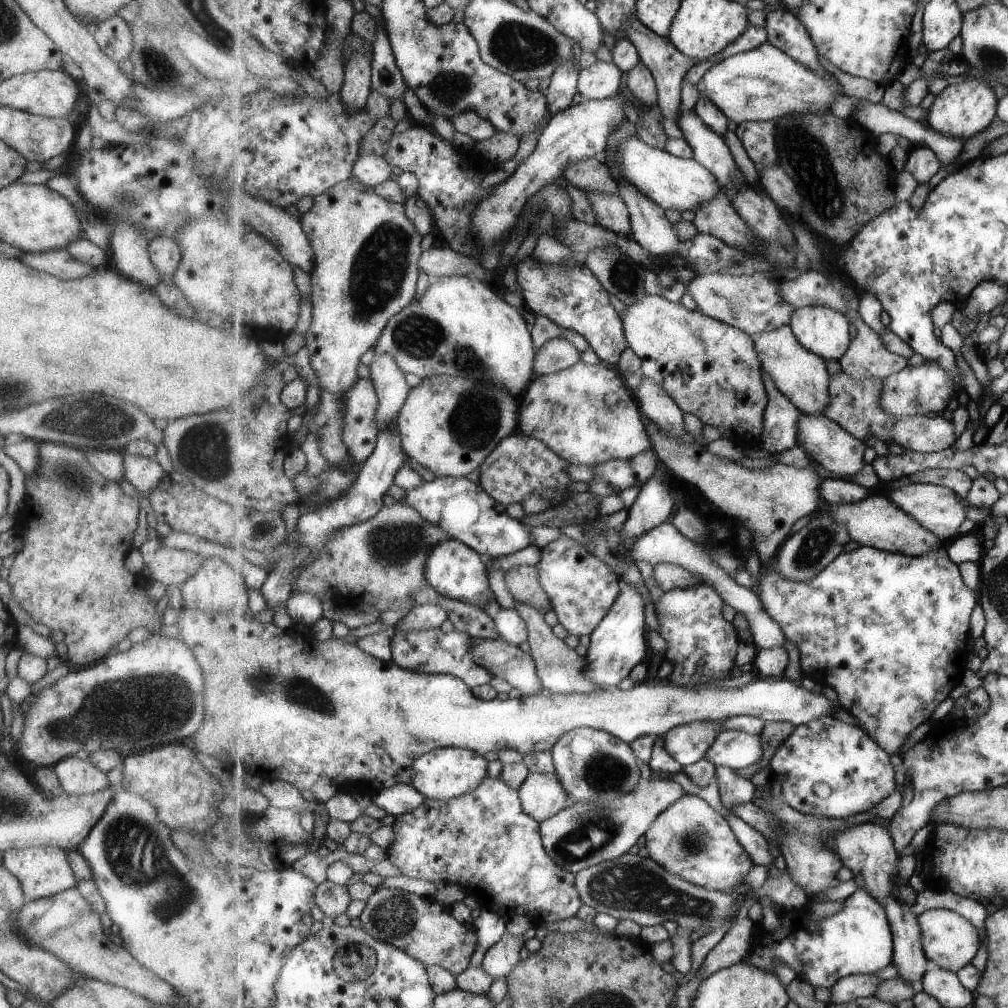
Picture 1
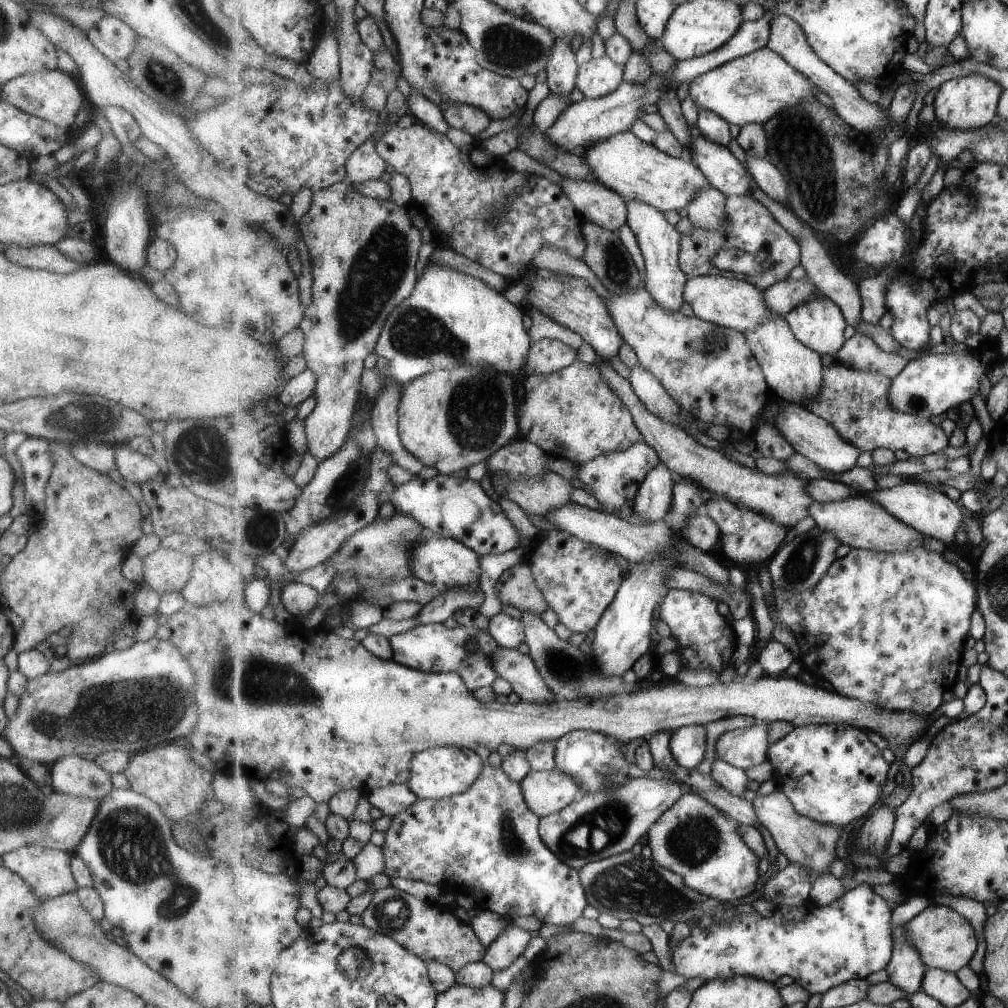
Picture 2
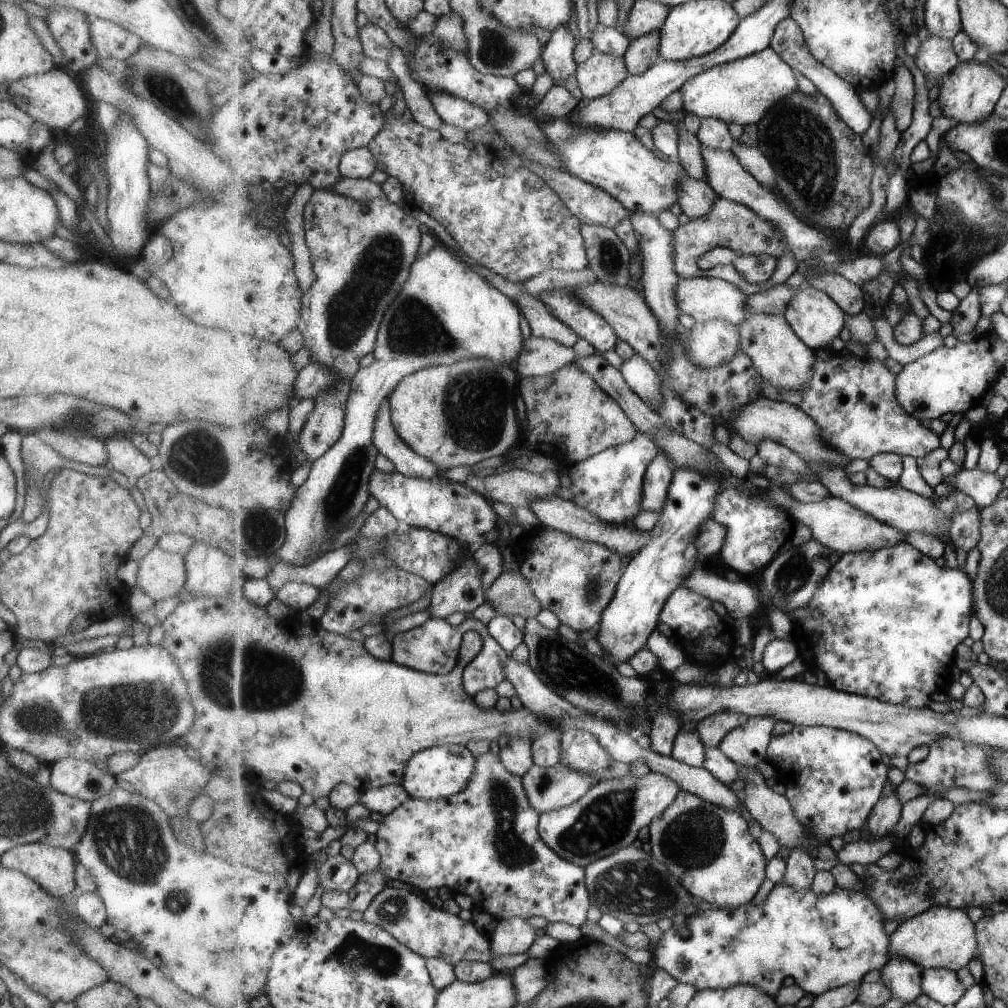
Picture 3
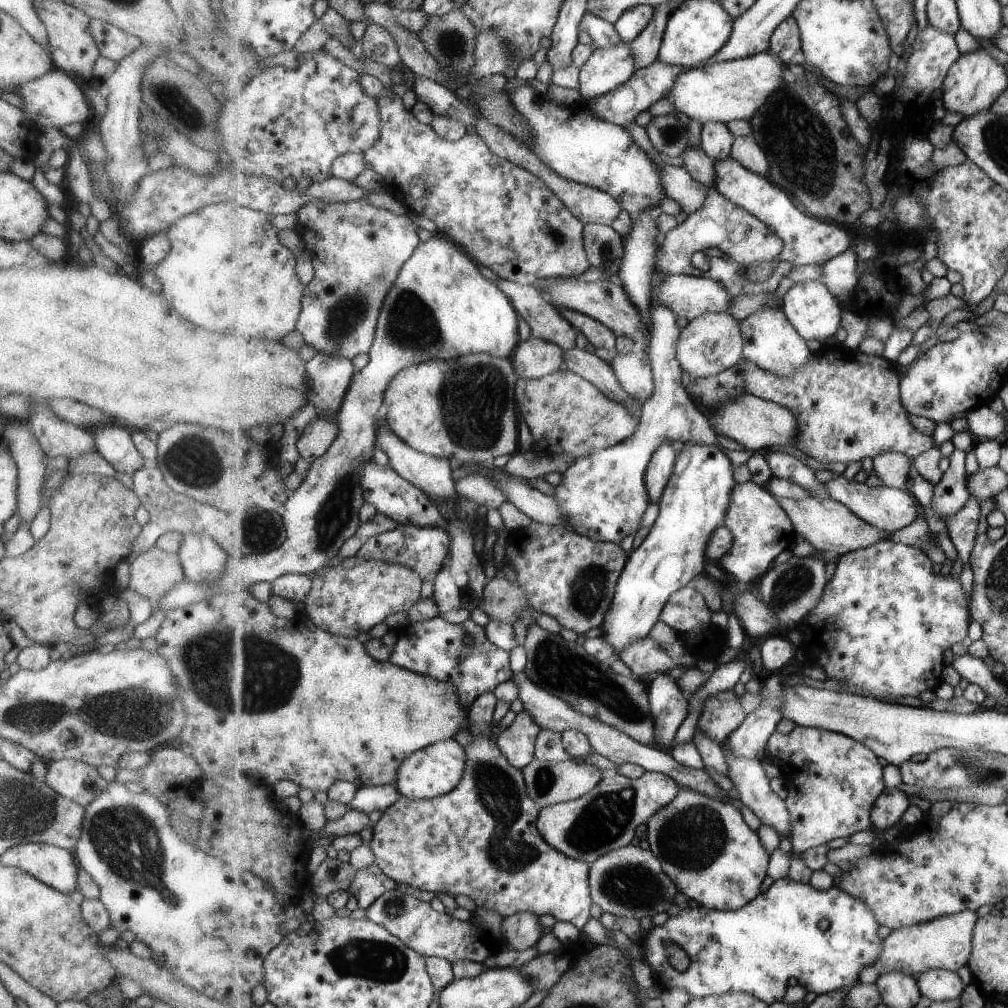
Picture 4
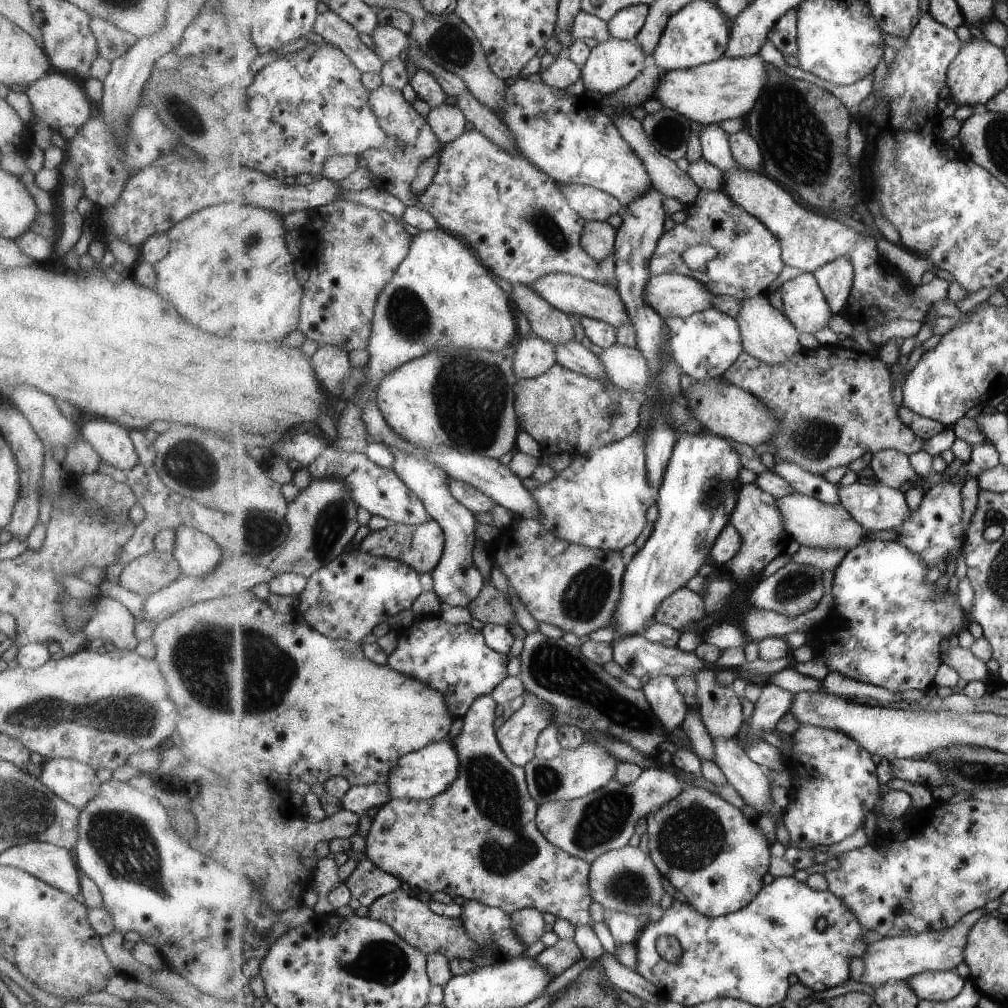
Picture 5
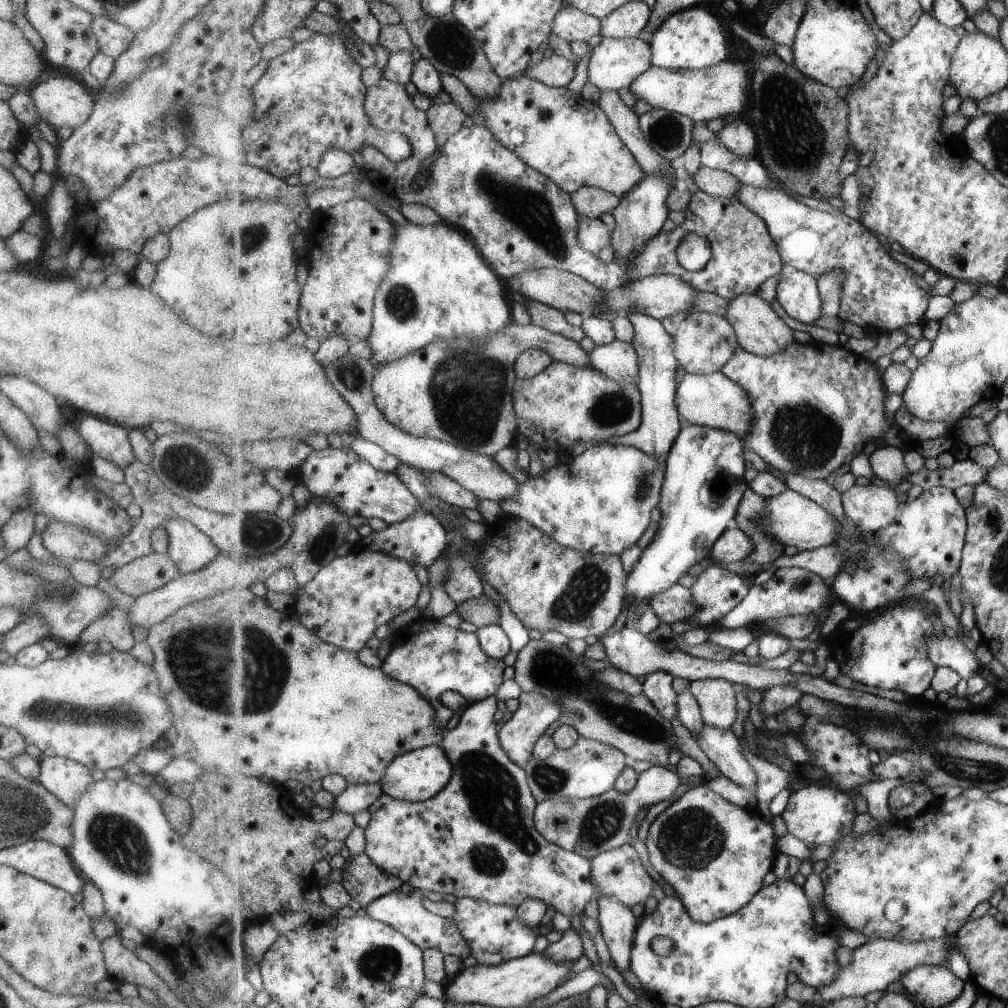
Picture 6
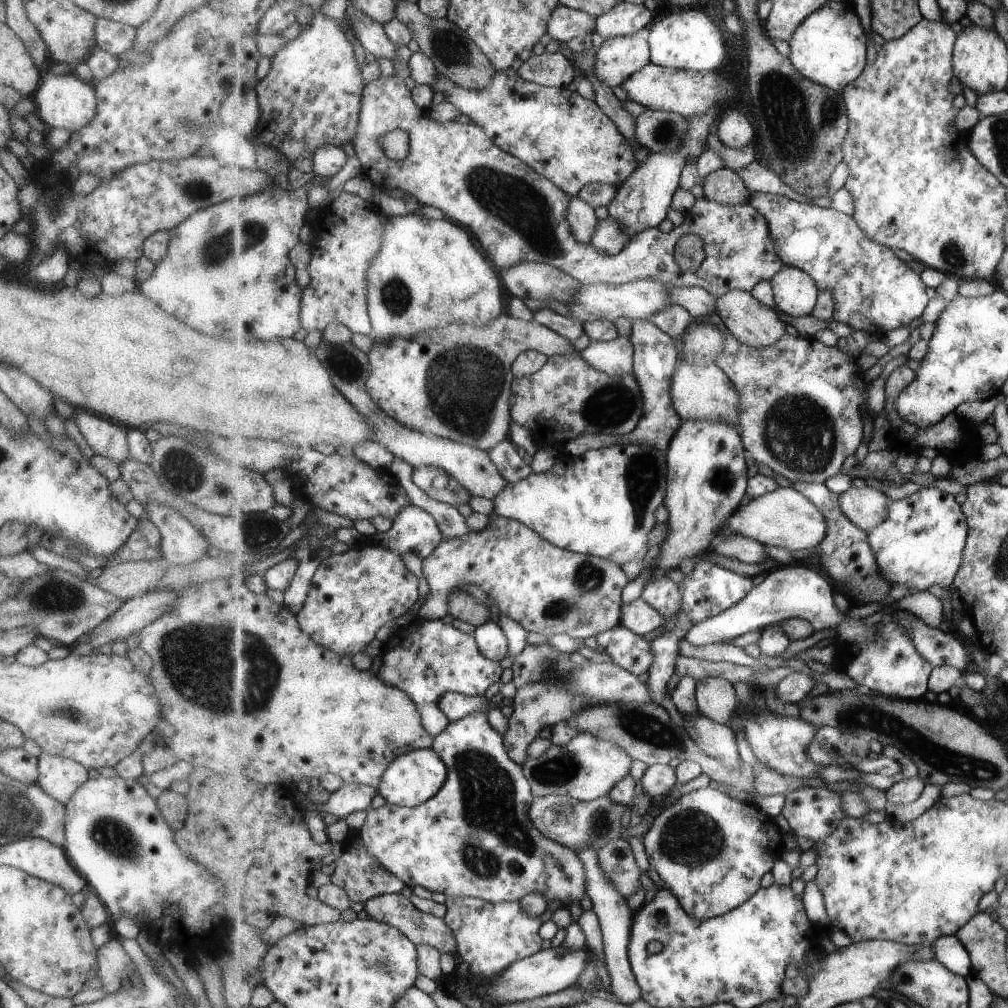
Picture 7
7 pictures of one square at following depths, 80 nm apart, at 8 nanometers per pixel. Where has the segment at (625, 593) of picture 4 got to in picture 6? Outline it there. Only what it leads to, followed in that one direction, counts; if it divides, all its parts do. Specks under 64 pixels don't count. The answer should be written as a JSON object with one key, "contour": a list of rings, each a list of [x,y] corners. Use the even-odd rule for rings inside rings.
{"contour":[[[693,425],[681,429],[673,448],[665,462],[665,482],[659,509],[661,518],[654,539],[644,550],[640,559],[628,573],[626,591],[632,597],[627,611],[650,604],[652,597],[660,595],[676,585],[695,564],[712,554],[714,544],[719,537],[735,523],[737,511],[745,491],[750,487],[743,474],[747,472],[747,462],[743,456],[744,440],[725,429],[714,429],[705,425]]]}

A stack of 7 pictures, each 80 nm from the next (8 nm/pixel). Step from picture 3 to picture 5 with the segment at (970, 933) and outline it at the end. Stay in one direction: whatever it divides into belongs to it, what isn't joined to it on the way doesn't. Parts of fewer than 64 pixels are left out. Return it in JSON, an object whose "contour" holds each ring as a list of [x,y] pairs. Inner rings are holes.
{"contour":[[[981,908],[961,918],[961,922],[957,922],[957,926],[951,926],[949,930],[881,938],[868,946],[865,956],[862,957],[863,974],[855,981],[871,986],[875,990],[879,986],[885,986],[887,982],[909,981],[913,976],[925,970],[956,970],[957,966],[965,961],[965,946],[968,946],[969,934],[973,930],[973,926],[976,926],[985,915],[985,909]]]}

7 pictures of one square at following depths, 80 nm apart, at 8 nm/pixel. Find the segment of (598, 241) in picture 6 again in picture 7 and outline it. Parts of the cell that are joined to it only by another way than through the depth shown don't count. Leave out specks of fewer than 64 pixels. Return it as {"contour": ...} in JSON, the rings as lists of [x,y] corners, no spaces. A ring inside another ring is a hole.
{"contour":[[[575,196],[570,202],[567,216],[577,240],[593,245],[592,240],[600,223],[599,216],[595,217],[595,207],[581,197]]]}

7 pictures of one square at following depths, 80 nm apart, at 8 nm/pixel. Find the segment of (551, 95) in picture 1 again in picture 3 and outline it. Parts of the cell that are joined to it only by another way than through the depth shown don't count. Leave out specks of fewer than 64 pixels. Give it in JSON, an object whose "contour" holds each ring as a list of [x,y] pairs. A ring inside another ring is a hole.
{"contour":[[[567,23],[561,25],[544,46],[542,54],[545,70],[555,79],[557,85],[563,85],[577,74],[578,62],[574,52],[578,45]]]}

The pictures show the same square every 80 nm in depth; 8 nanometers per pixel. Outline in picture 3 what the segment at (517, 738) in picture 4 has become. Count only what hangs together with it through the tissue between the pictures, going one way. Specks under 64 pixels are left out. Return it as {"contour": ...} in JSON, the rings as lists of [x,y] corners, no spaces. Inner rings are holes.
{"contour":[[[532,735],[511,737],[500,751],[504,765],[517,776],[524,777],[534,765]]]}

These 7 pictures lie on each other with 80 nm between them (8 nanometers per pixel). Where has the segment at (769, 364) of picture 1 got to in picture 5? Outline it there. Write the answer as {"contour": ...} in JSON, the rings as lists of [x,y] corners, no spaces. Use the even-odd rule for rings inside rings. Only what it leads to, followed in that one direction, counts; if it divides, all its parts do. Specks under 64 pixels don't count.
{"contour":[[[767,295],[750,297],[741,300],[741,312],[735,316],[741,338],[743,338],[744,352],[768,364],[781,364],[801,352],[801,333],[793,325],[784,312],[777,310]]]}

